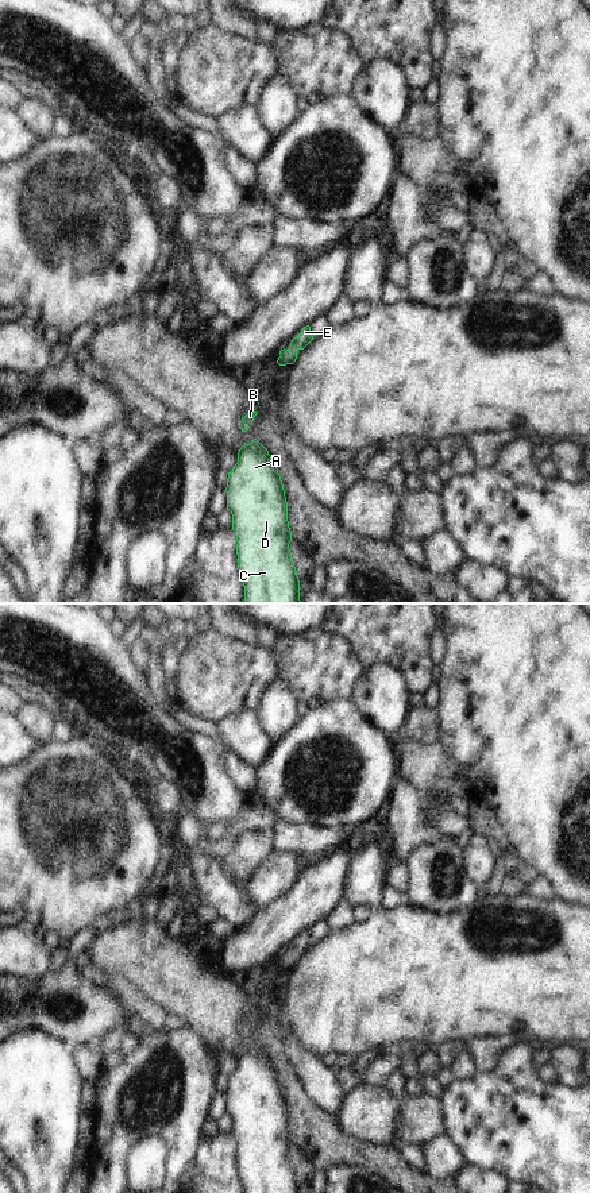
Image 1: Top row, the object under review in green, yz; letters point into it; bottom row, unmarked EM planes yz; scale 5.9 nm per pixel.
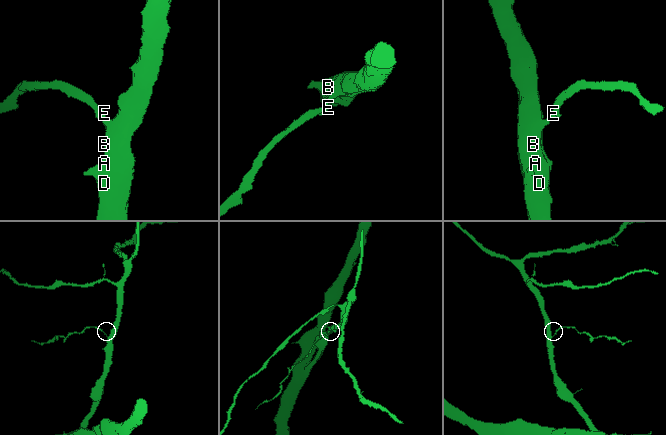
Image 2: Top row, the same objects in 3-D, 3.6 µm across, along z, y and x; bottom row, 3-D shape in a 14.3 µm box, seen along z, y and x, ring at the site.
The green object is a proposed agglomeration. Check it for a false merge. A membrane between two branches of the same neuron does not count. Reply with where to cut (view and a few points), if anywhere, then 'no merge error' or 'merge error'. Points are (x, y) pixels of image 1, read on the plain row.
no cut | no merge error

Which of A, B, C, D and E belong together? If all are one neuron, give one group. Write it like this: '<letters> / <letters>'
A B C D E

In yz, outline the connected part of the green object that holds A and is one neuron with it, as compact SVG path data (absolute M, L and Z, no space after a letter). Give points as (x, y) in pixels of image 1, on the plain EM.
M257 1043L239 1054L225 1096L244 1193L300 1193L289 1154L284 1089L277 1069Z

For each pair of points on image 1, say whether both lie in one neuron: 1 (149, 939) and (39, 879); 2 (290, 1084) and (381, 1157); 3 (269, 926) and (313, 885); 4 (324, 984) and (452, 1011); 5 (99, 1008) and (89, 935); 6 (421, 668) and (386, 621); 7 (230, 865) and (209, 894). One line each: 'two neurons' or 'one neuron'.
1: two neurons
2: one neuron
3: one neuron
4: one neuron
5: one neuron
6: one neuron
7: two neurons

